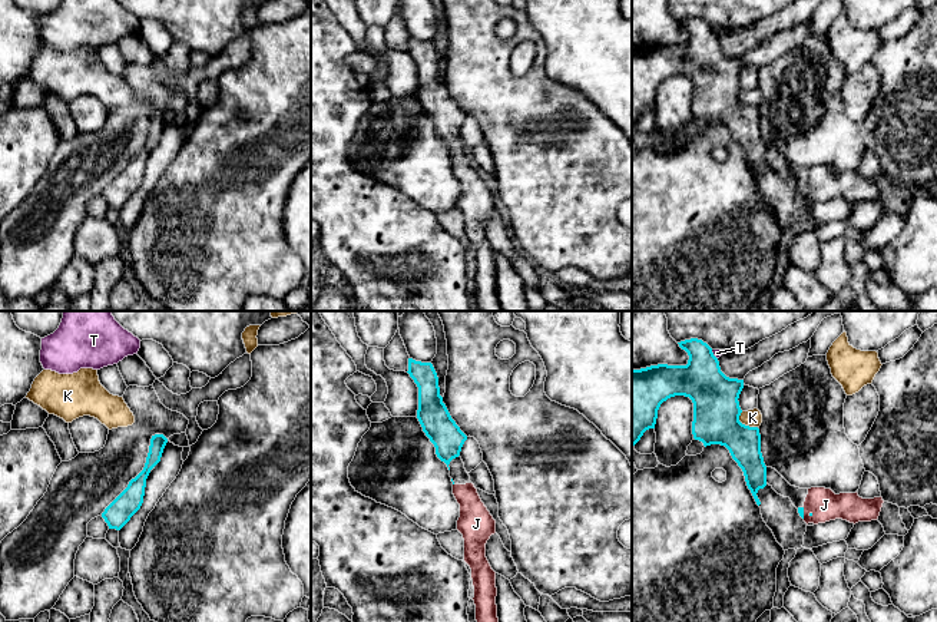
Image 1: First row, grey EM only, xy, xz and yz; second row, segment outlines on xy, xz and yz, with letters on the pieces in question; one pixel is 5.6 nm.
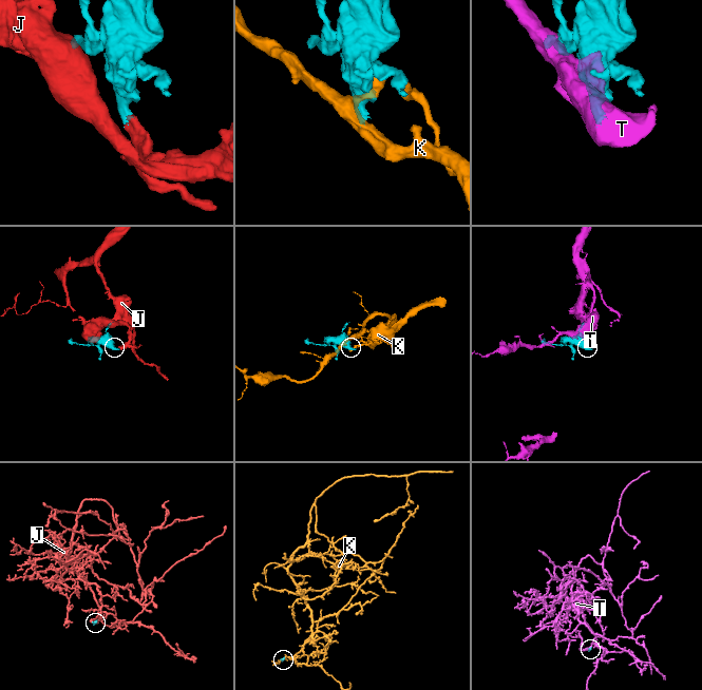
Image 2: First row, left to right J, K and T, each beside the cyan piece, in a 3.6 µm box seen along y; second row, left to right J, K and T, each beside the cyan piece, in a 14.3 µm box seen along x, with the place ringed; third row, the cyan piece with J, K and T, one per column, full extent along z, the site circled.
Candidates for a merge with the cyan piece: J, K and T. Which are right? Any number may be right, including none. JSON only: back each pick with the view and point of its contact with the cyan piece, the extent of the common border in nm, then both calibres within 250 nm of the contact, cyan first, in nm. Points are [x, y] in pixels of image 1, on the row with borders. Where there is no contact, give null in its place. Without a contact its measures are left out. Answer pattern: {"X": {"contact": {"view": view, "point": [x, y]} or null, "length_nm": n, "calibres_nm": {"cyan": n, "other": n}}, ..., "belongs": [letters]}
{"J": {"contact": {"view": "yz", "point": [803, 512]}, "length_nm": 70, "calibres_nm": {"cyan": 30, "other": 170}}, "belongs": ["J"]}

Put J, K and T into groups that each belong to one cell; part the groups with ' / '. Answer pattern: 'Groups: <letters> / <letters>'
Groups: J / K / T

